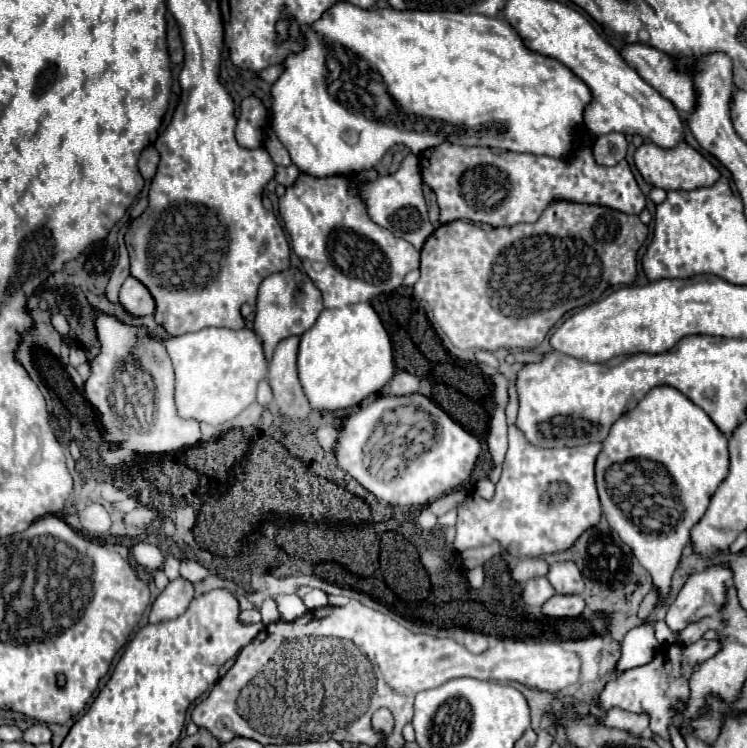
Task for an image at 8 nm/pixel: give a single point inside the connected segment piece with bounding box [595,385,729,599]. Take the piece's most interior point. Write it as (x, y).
(653, 517)

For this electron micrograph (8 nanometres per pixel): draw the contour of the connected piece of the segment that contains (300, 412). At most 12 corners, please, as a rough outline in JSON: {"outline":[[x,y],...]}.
{"outline":[[297,335],[279,341],[267,379],[279,411],[305,419],[311,405],[297,377]]}

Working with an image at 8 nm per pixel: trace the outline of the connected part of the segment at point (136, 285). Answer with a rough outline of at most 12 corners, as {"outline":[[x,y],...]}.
{"outline":[[133,275],[121,285],[119,301],[135,317],[155,311],[149,289]]}

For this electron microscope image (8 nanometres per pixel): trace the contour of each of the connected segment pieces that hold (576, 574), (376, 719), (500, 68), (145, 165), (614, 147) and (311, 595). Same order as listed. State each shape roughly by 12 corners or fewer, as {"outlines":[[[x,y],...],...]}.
{"outlines":[[[573,561],[553,563],[547,577],[557,593],[581,593]],[[387,709],[372,717],[377,732],[391,732],[394,718]],[[337,3],[271,129],[313,177],[565,157],[589,87],[497,17]],[[149,145],[139,159],[139,173],[151,179],[157,171],[159,153]],[[623,133],[599,135],[593,153],[599,165],[617,165],[627,155]],[[313,589],[301,597],[309,611],[325,607],[327,595]]]}

